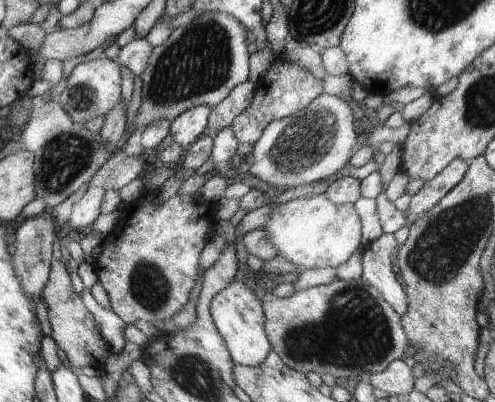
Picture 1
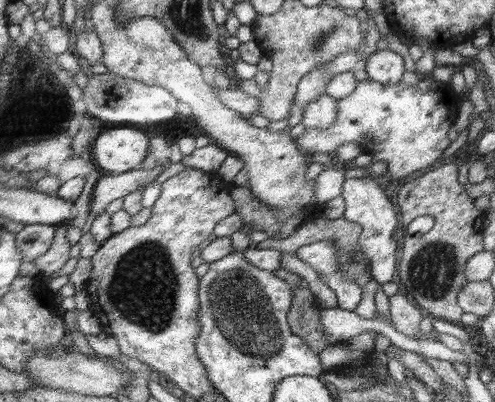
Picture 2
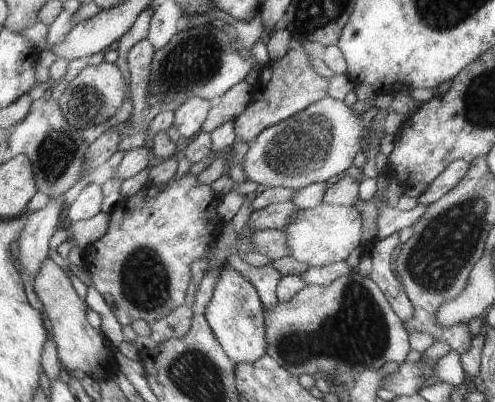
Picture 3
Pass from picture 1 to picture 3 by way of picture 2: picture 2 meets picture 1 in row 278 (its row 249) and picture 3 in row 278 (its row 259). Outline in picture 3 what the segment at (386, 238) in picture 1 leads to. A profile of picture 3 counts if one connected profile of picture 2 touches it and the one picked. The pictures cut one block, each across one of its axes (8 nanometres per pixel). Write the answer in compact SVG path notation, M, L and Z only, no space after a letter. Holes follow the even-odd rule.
M397 232L387 236L385 240L377 240L377 244L363 256L357 268L365 278L375 280L381 286L381 290L385 290L385 298L389 300L391 308L405 322L413 316L413 306L407 298L403 284L399 284L399 280L393 276L391 266L389 266L391 254L395 254L395 246L399 246Z

